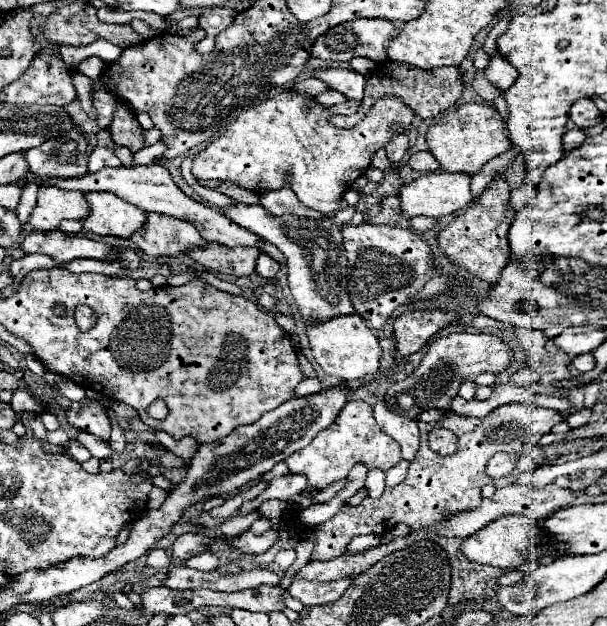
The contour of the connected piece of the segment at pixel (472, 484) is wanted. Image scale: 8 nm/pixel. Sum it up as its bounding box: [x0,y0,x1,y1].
[312,404,566,560]

